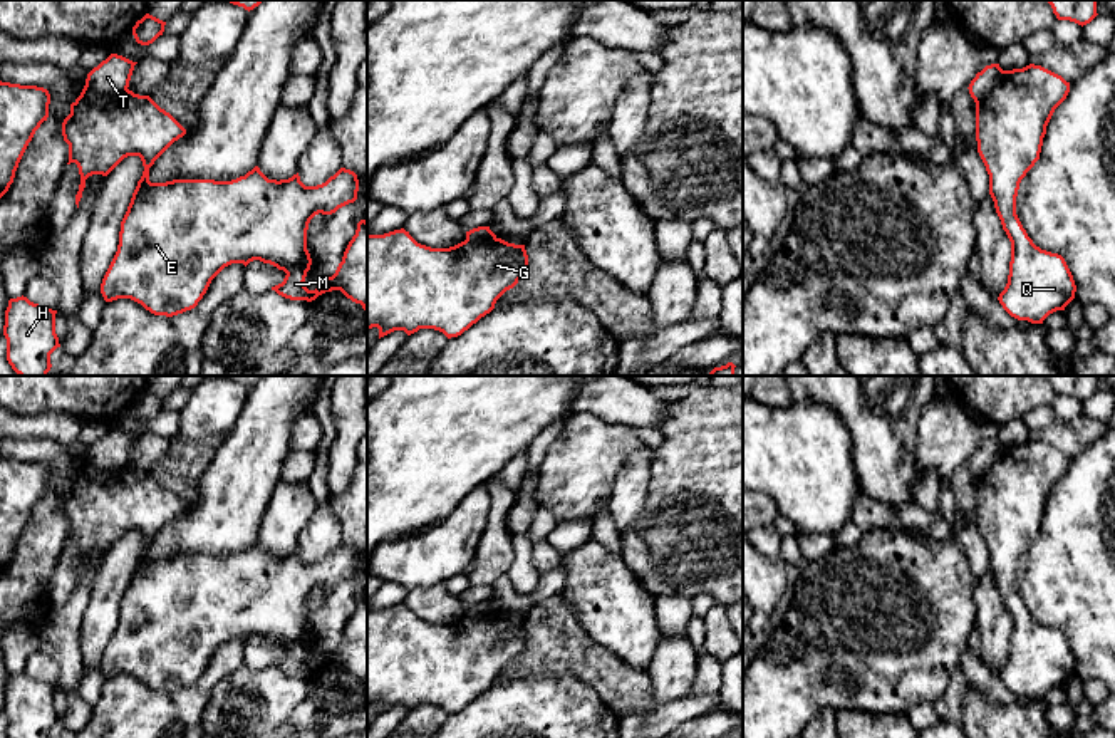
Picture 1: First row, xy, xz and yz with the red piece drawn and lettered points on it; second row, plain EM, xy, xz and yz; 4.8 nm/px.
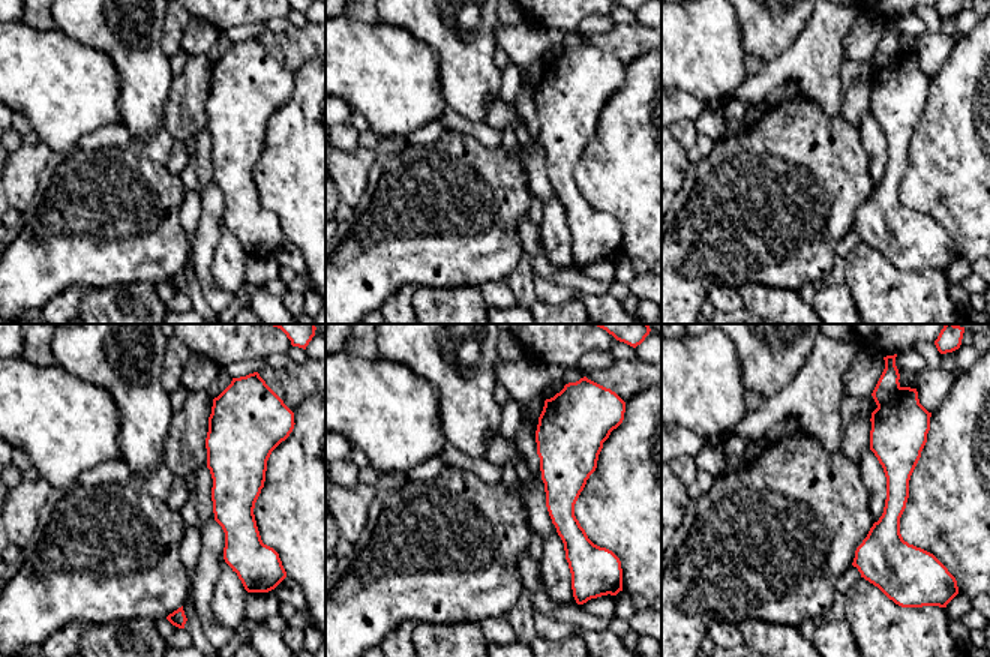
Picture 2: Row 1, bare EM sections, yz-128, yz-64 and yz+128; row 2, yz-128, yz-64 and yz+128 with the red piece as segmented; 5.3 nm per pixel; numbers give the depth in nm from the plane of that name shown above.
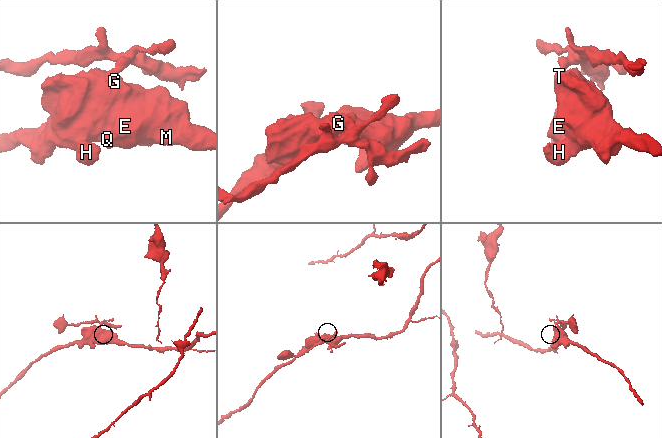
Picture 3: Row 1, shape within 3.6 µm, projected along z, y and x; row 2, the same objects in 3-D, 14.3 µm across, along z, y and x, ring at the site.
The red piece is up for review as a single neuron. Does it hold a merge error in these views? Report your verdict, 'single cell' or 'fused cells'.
fused cells

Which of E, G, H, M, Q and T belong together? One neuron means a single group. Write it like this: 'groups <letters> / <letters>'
groups E G H M Q / T

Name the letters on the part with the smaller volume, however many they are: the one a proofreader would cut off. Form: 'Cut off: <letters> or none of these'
Cut off: T

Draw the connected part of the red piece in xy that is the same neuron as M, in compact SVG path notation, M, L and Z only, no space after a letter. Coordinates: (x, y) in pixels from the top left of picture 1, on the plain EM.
M84 461L70 480L70 490L62 498L62 512L69 520L69 538L75 538L80 550L75 580L82 574L86 555L92 550L107 552L124 533L139 532L143 552L132 569L121 597L117 627L102 654L101 669L106 678L131 674L154 691L173 693L191 686L206 669L211 656L228 641L245 642L260 636L287 651L272 663L290 676L312 678L319 671L340 666L347 674L367 686L367 597L357 599L342 637L332 652L325 652L315 666L305 663L312 634L307 626L310 595L322 589L332 590L357 575L359 555L350 545L340 543L325 559L305 562L298 548L288 555L268 555L258 542L231 557L173 555L151 559L149 543L186 505L149 471L132 466L119 470L96 470Z

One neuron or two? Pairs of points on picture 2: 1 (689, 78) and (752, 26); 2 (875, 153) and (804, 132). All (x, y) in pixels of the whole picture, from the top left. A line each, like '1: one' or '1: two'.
1: two
2: two

